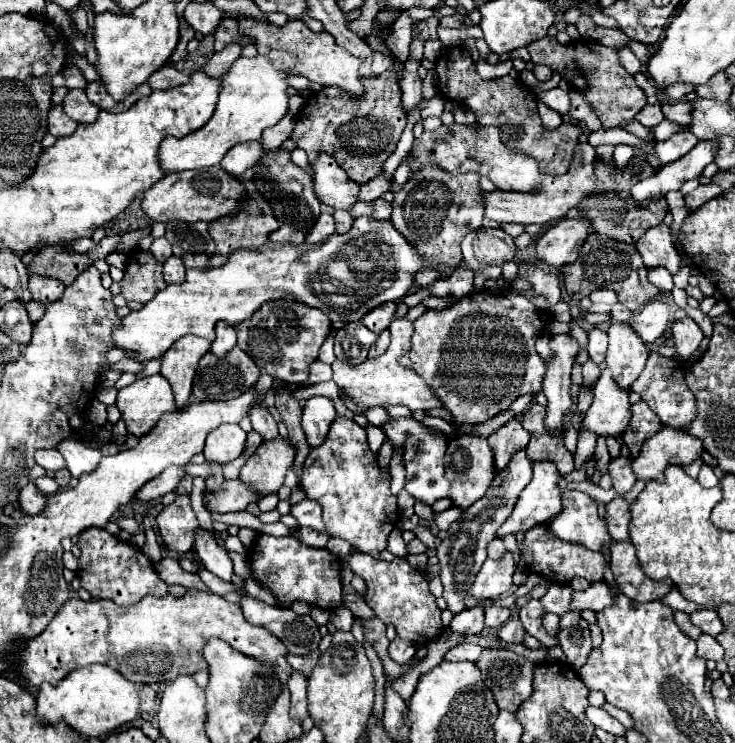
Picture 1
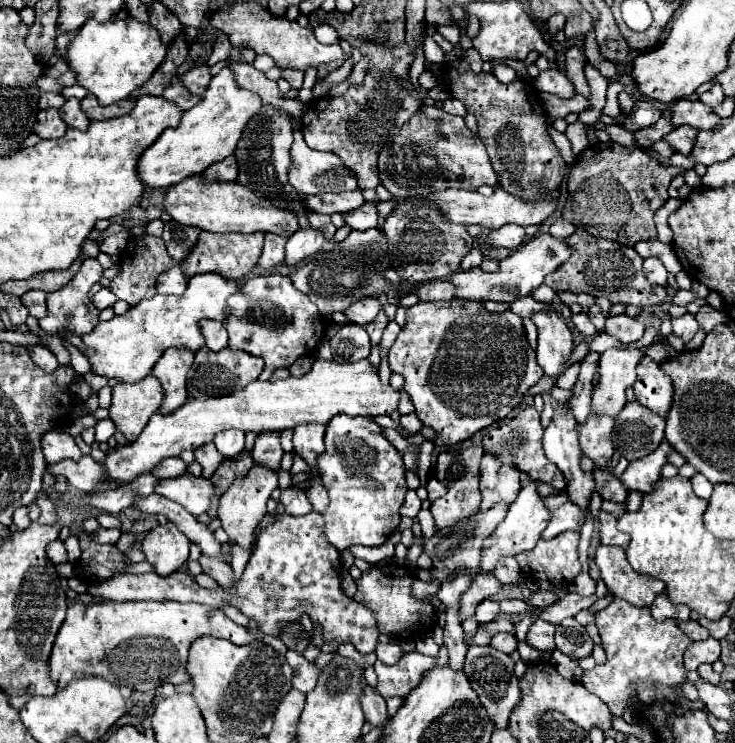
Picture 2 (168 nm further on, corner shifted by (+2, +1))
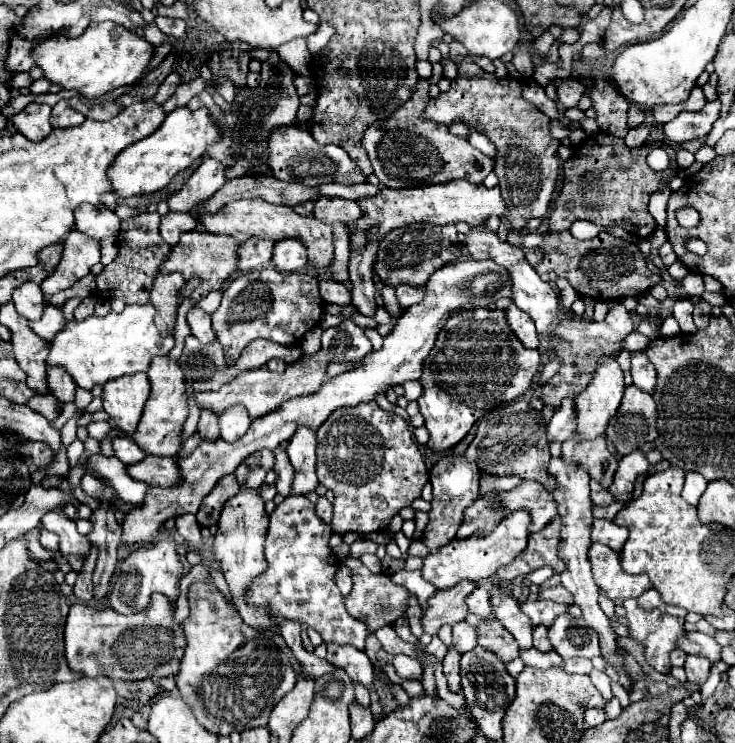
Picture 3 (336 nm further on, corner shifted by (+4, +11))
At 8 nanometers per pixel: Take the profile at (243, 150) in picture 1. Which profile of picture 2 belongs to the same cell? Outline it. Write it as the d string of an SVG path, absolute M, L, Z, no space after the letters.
M227 157L225 161L213 163L205 173L203 173L209 181L235 181L237 175L237 167L235 167L235 157Z

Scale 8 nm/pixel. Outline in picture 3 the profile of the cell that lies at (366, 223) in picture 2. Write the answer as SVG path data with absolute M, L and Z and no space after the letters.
M319 199L315 201L315 217L319 221L325 221L329 225L333 223L351 223L361 219L361 207L357 205L357 201L349 201L349 199Z

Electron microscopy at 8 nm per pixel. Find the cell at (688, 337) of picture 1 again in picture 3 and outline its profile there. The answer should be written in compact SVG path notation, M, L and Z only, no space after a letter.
M679 299L675 305L673 305L673 317L677 319L677 323L681 325L681 331L685 333L695 333L697 327L691 319L691 313L693 313L693 303L689 299Z

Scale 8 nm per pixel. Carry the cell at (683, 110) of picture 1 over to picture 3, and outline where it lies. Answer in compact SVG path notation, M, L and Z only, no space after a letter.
M641 123L639 127L629 129L629 133L625 135L625 143L627 147L641 147L647 141L647 135L649 135L649 127L647 123Z

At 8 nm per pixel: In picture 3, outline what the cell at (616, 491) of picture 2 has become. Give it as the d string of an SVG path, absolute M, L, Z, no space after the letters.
M591 481L591 501L593 505L611 505L615 497L605 487L597 485L597 481Z

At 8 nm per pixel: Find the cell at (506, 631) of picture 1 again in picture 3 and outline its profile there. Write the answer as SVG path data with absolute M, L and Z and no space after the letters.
M497 619L477 625L477 643L497 653L505 663L519 655L517 641L513 641L513 635Z

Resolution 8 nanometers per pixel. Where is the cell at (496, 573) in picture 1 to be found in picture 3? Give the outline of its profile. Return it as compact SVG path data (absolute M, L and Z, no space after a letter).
M459 581L451 589L435 591L429 599L429 609L423 615L423 629L429 635L435 635L441 625L455 625L467 617L465 597L477 587L475 581Z

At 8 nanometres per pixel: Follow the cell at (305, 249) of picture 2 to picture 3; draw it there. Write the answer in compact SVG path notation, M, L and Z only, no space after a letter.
M295 237L277 241L273 249L273 265L279 271L299 271L307 263L307 249Z

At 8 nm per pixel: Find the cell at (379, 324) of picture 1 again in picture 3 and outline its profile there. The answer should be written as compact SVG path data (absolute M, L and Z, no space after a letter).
M319 281L319 293L325 303L335 303L341 307L351 305L351 291L339 281Z

